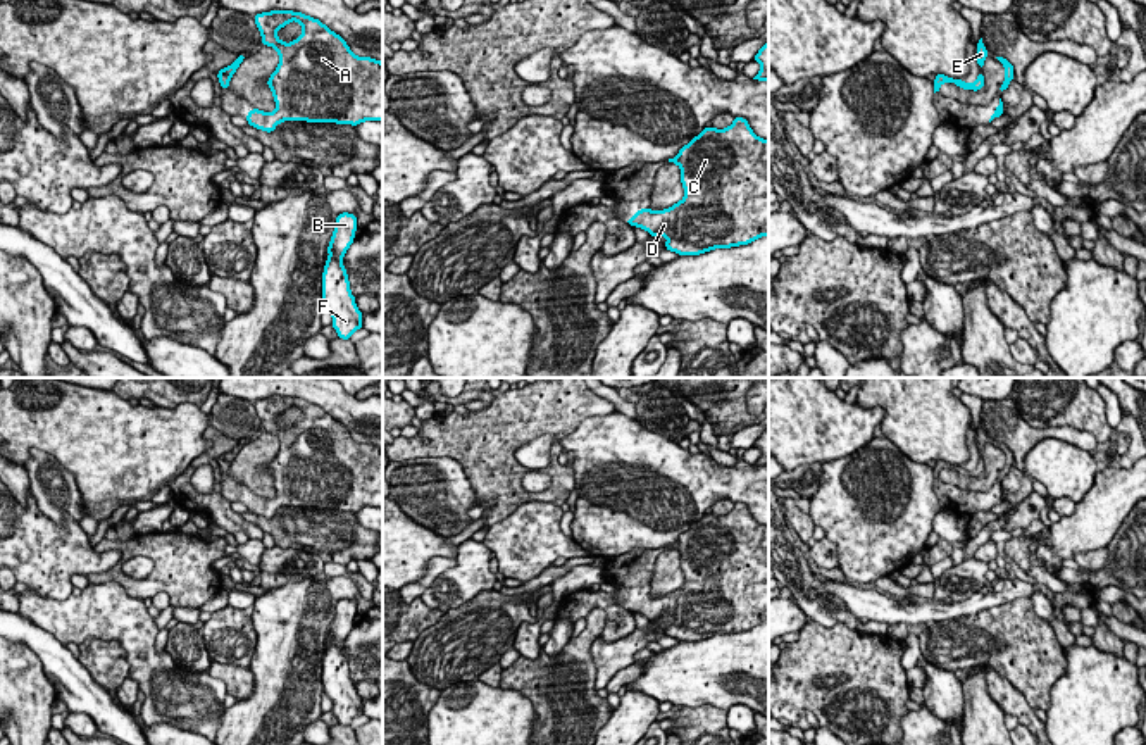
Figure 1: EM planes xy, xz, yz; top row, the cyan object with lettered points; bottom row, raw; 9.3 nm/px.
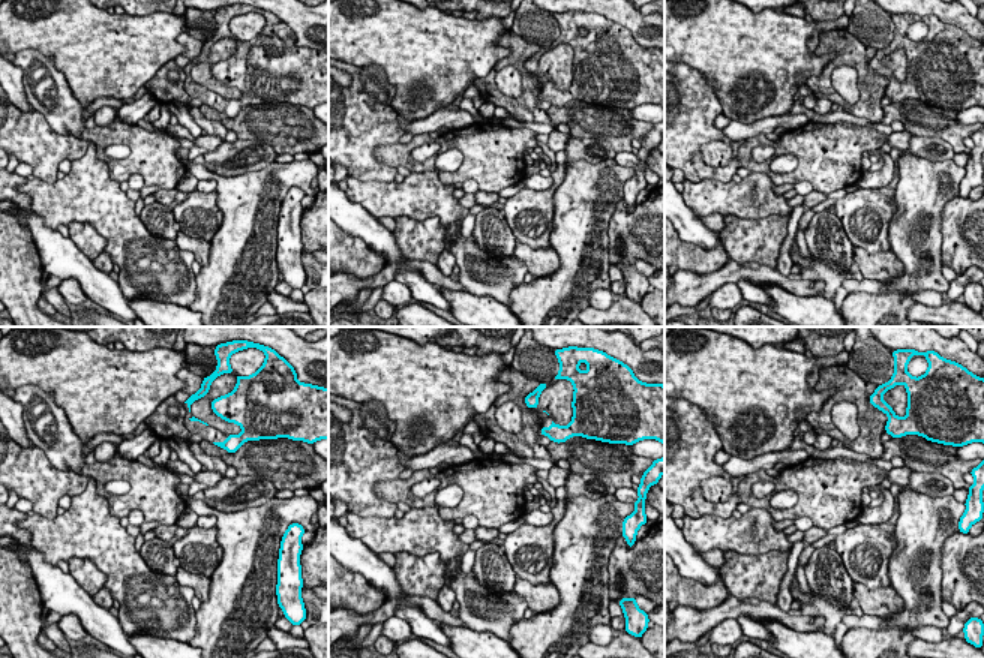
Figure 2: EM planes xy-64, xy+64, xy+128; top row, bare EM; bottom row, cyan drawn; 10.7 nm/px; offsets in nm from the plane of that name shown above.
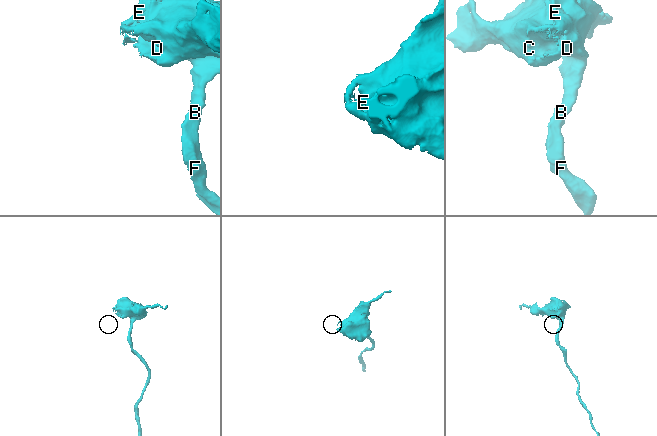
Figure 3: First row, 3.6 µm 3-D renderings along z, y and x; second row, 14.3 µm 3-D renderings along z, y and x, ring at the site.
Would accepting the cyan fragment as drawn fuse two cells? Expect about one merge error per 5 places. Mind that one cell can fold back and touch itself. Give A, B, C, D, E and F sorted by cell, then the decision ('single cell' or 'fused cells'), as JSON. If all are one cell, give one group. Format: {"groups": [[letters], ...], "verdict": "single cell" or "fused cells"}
{"groups": [["A", "B", "C", "D", "E", "F"]], "verdict": "single cell"}

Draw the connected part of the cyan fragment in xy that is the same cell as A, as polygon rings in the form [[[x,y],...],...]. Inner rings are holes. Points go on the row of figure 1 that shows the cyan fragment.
[[[276,9],[253,19],[260,45],[277,50],[279,66],[267,79],[276,110],[252,109],[250,126],[272,133],[283,121],[383,122],[383,62],[357,57],[339,34],[302,12]],[[291,21],[300,22],[303,33],[284,43],[277,31]]]

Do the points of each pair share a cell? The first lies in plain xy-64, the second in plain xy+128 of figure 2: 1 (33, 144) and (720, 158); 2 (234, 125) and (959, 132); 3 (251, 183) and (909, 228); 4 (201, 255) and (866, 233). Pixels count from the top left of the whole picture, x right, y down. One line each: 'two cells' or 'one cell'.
1: two cells
2: one cell
3: one cell
4: two cells

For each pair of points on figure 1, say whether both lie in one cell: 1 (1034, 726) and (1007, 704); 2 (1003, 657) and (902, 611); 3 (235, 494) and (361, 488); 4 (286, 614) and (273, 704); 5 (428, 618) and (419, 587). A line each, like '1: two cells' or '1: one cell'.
1: one cell
2: two cells
3: one cell
4: one cell
5: two cells

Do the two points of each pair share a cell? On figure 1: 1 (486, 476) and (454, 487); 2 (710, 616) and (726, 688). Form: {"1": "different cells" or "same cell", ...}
{"1": "different cells", "2": "different cells"}

